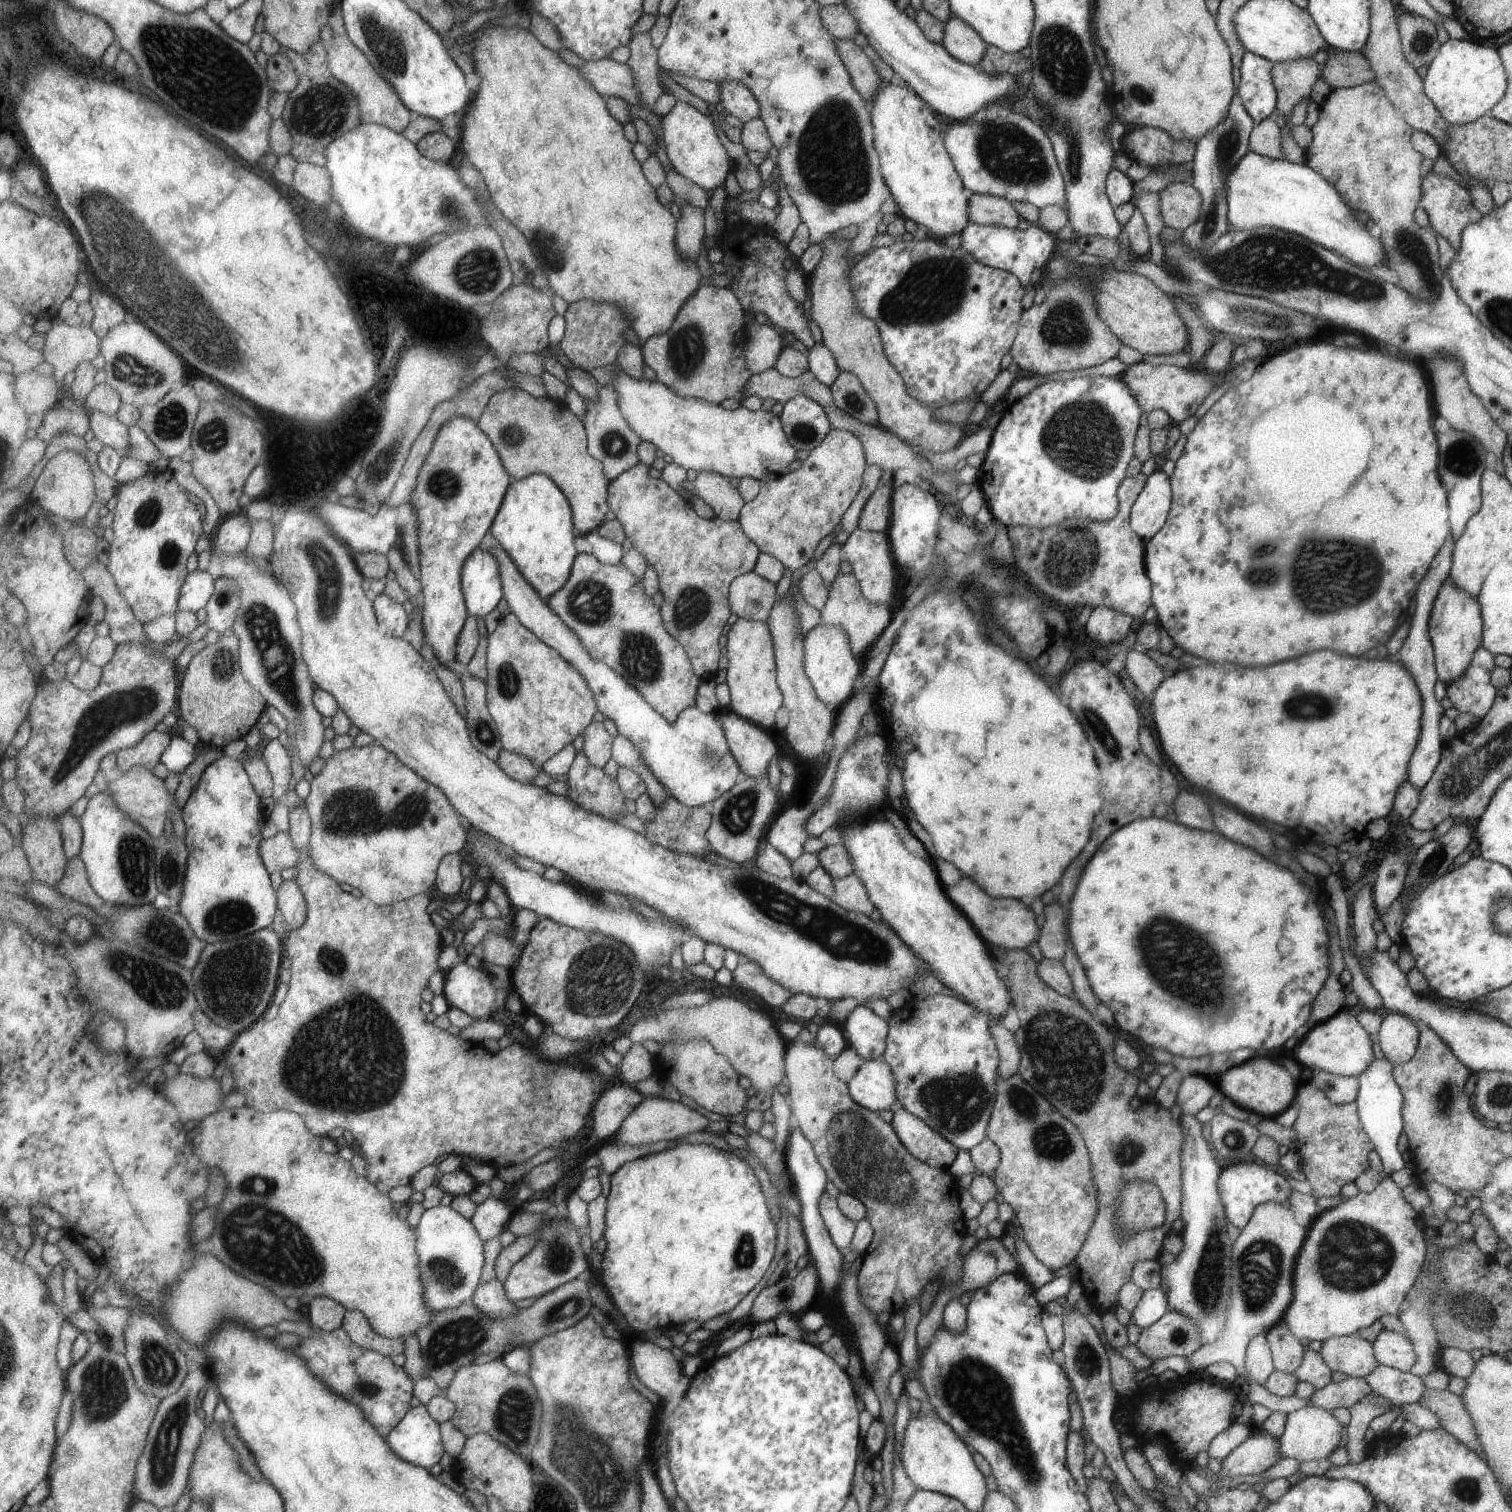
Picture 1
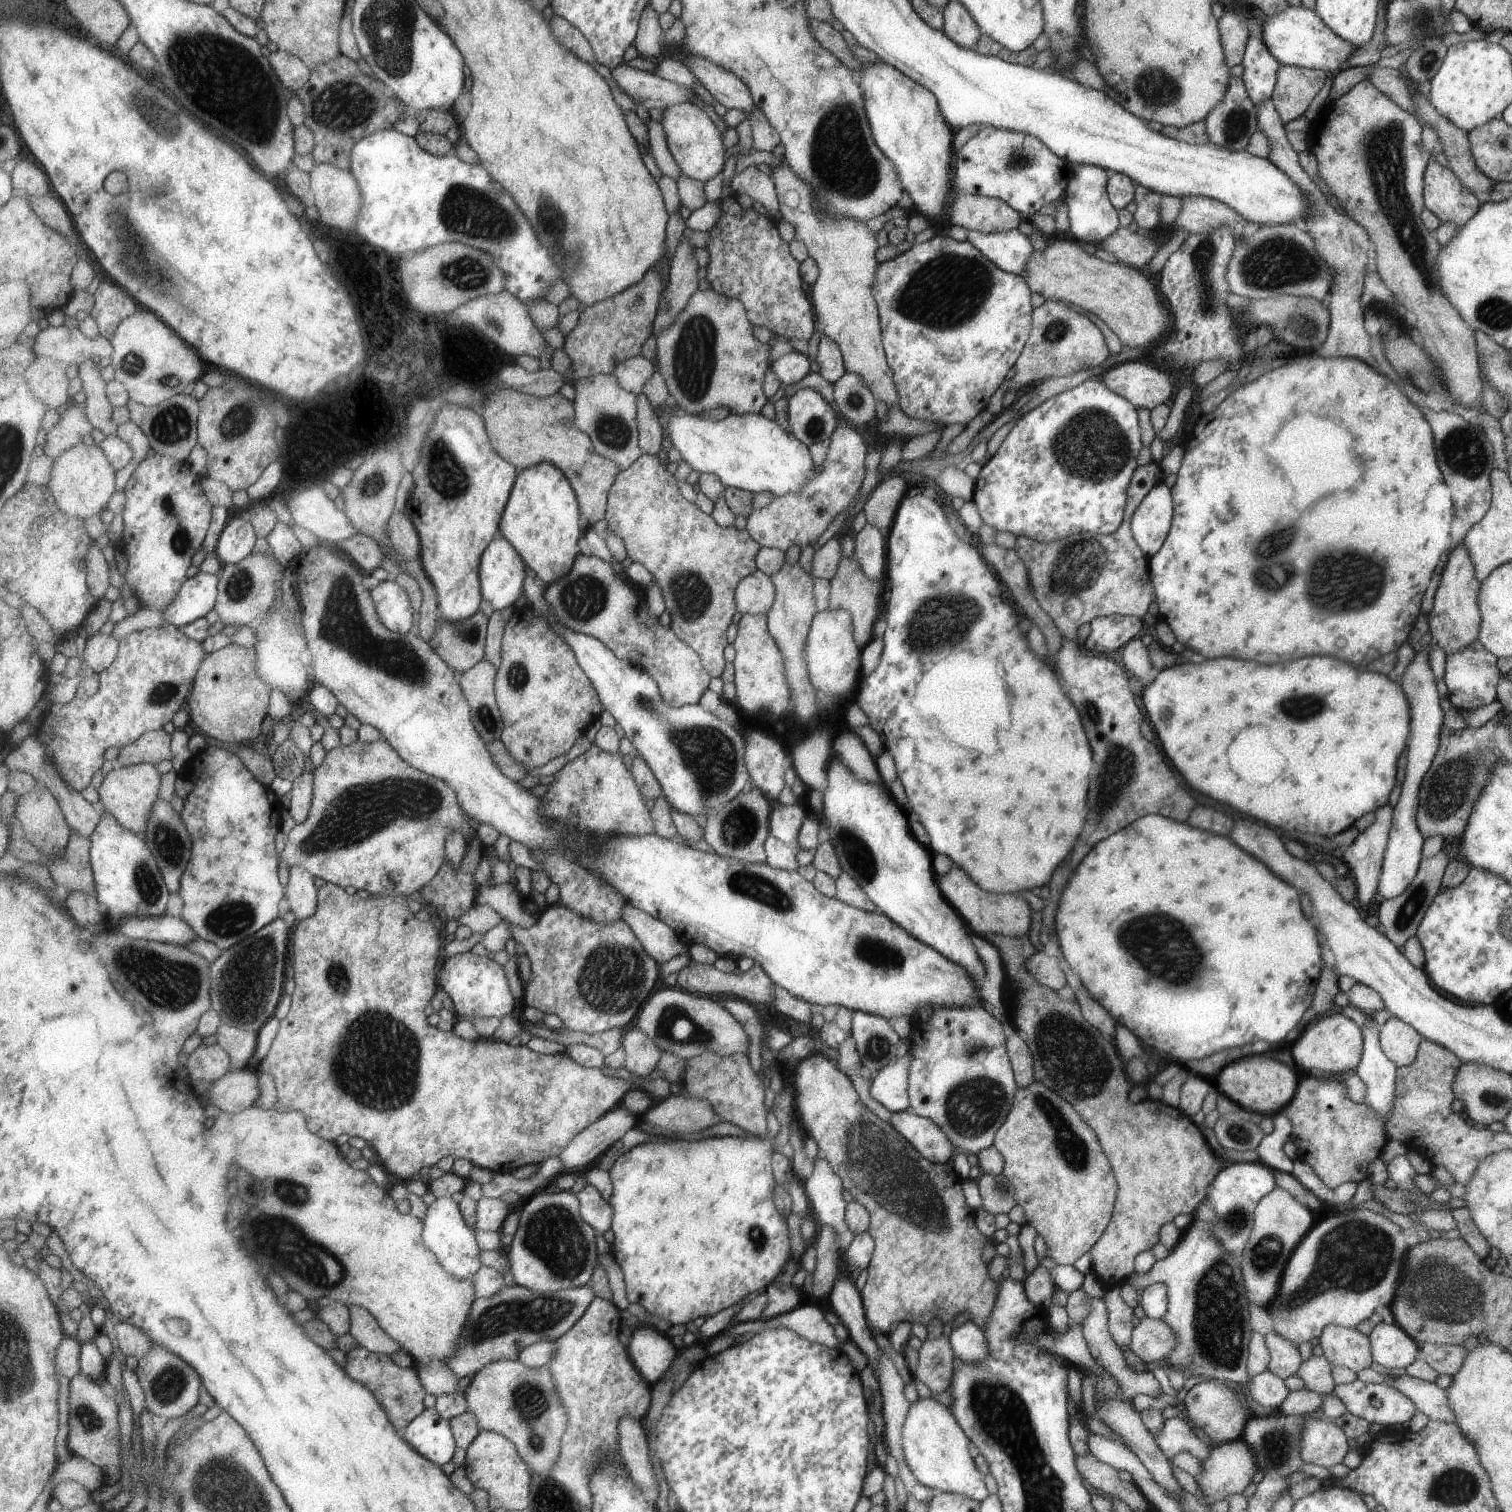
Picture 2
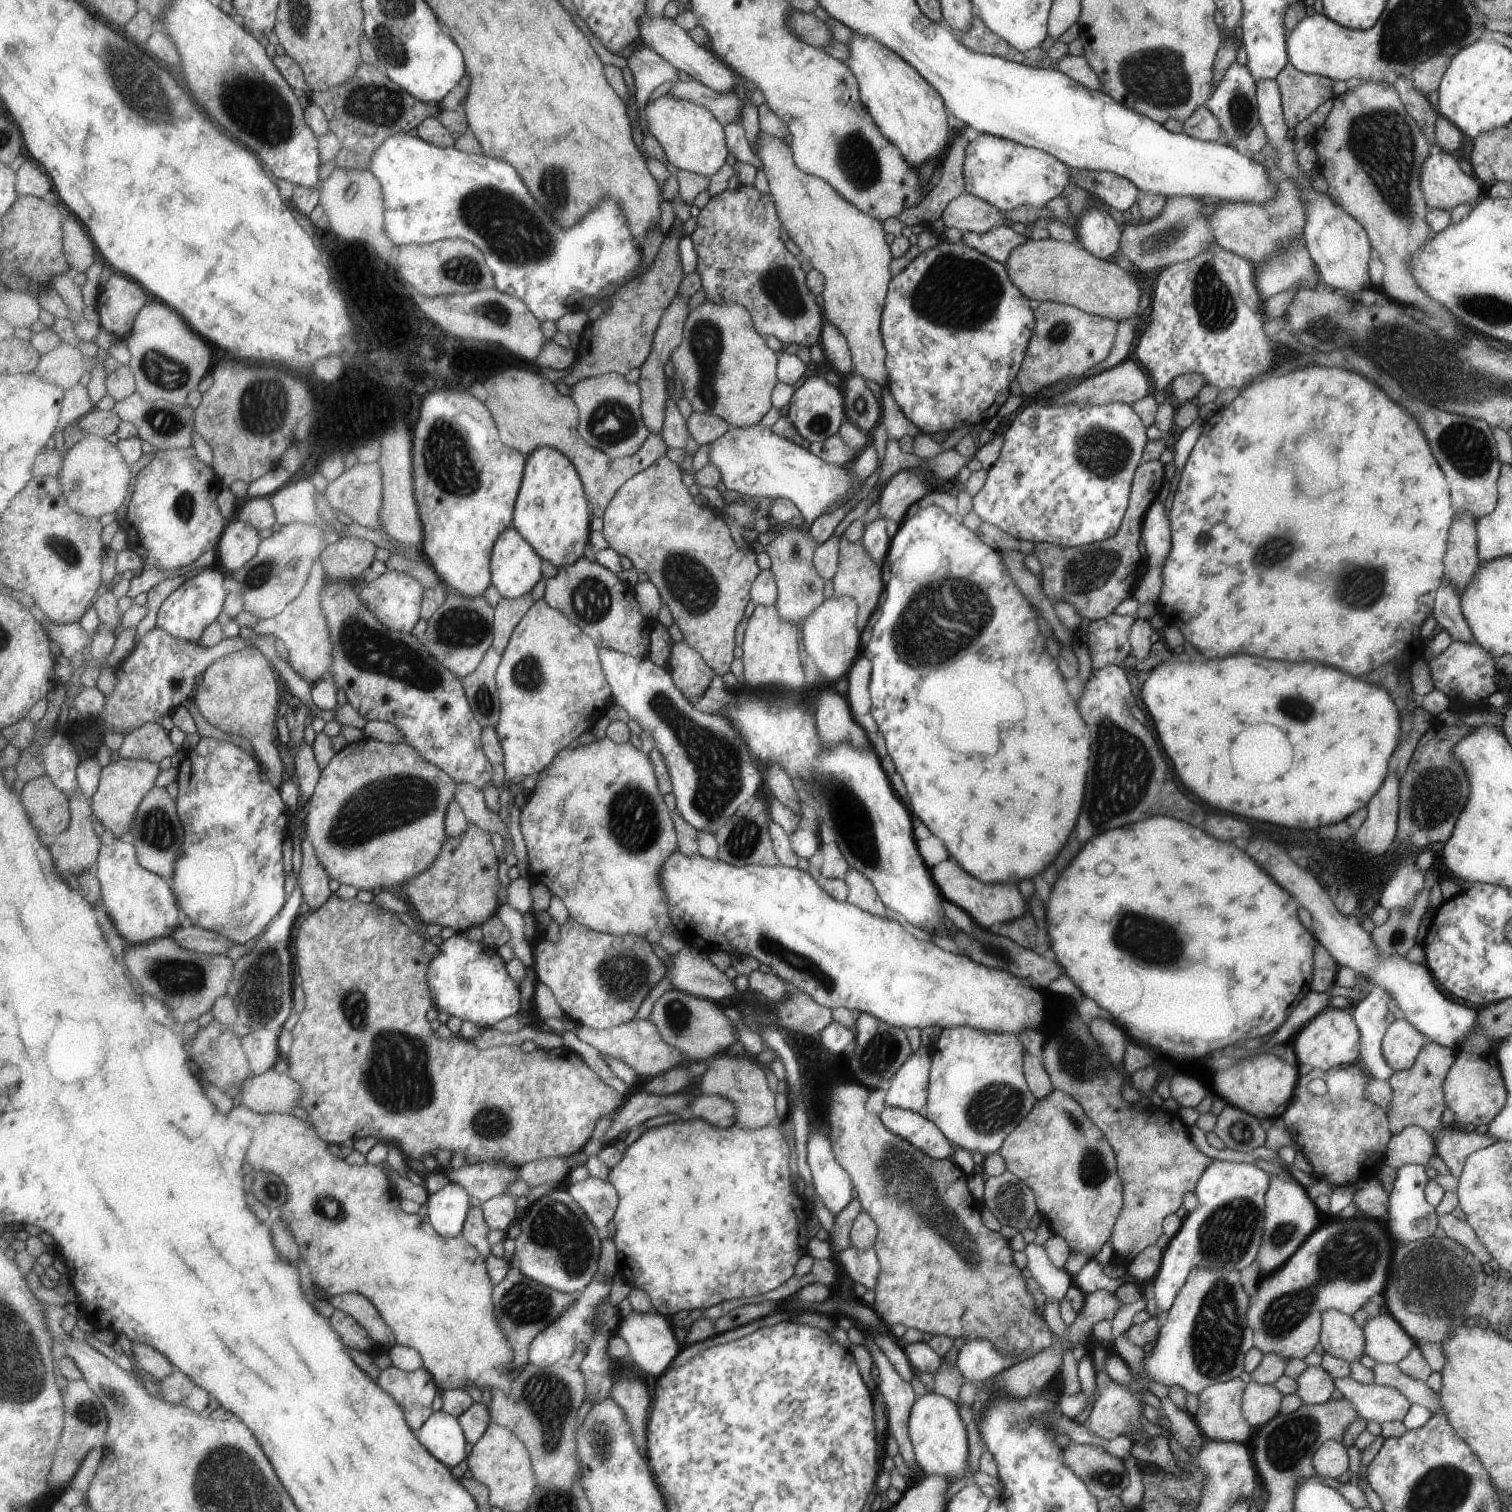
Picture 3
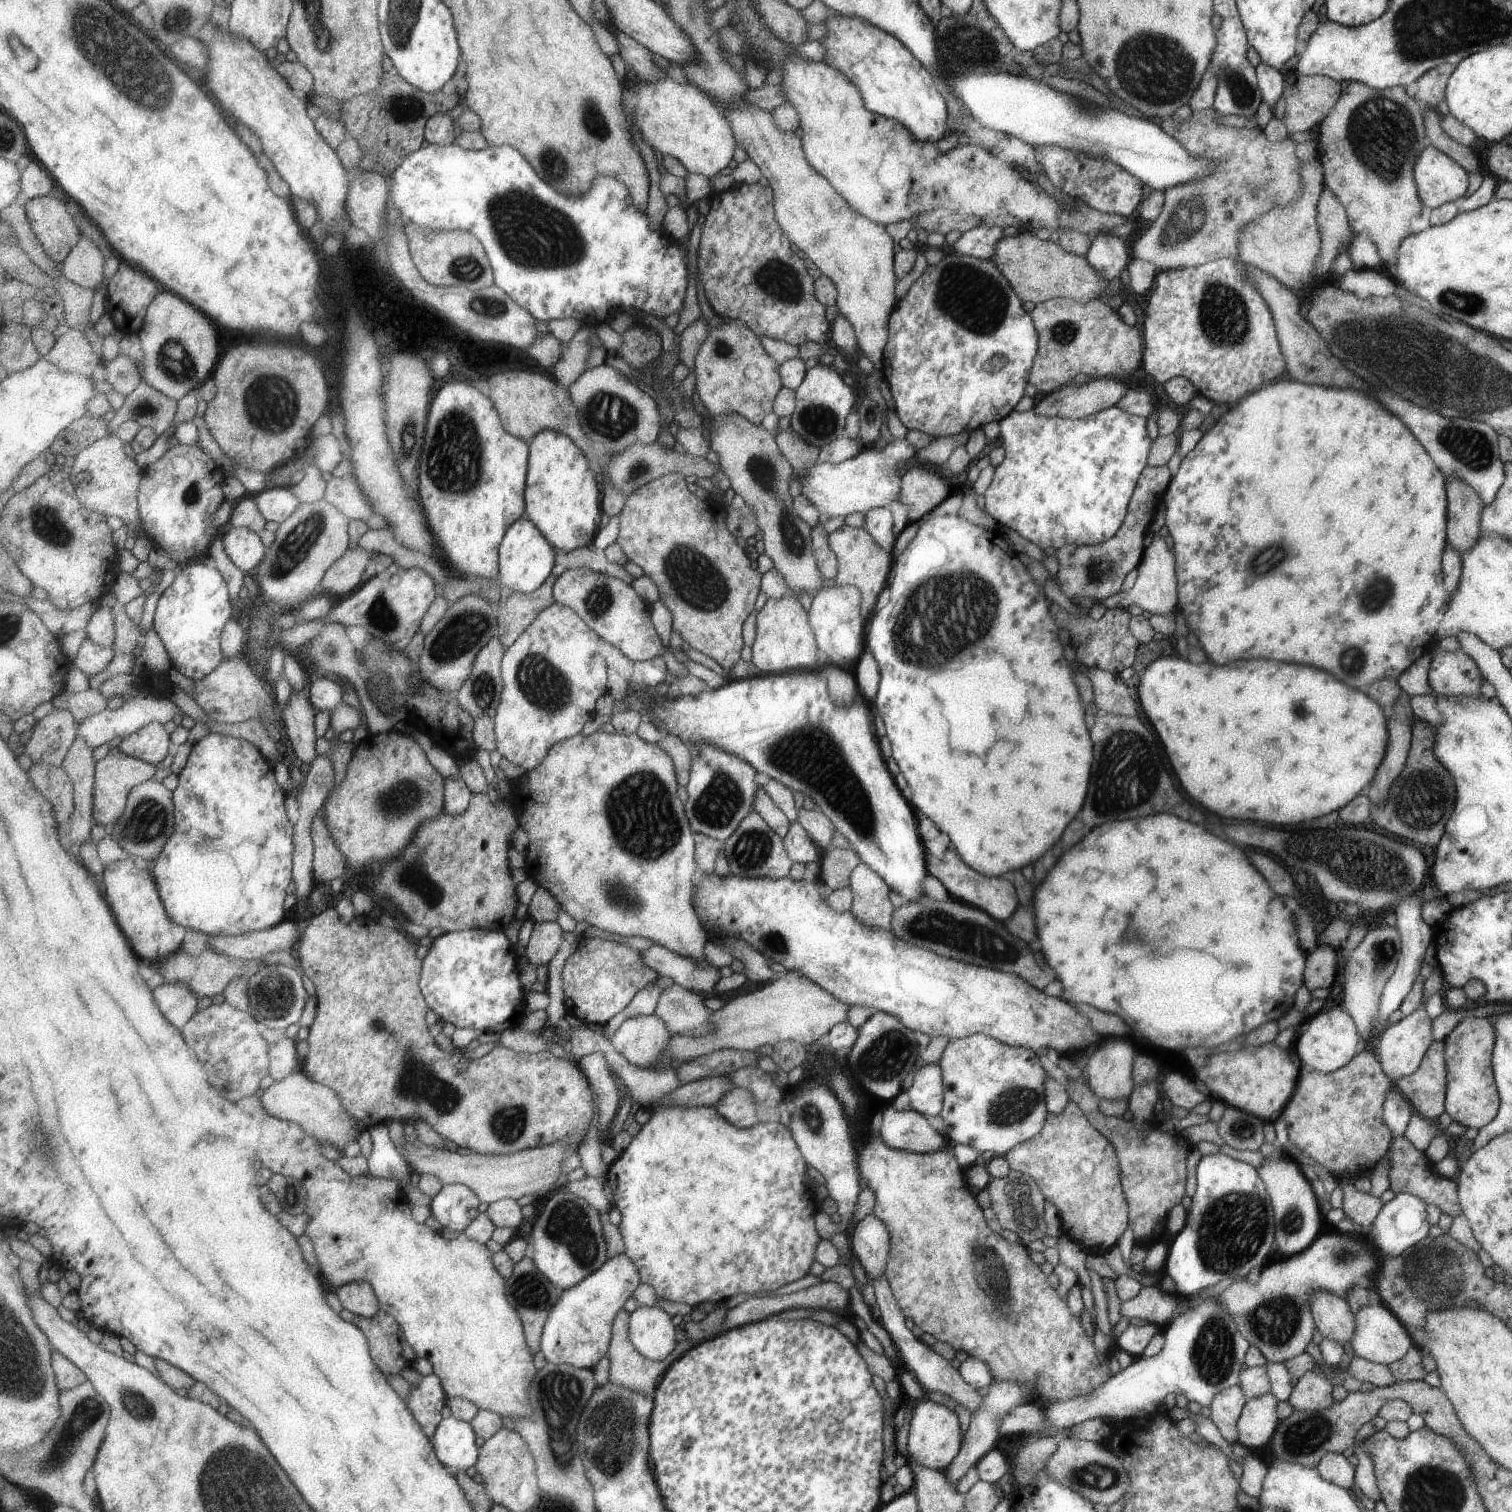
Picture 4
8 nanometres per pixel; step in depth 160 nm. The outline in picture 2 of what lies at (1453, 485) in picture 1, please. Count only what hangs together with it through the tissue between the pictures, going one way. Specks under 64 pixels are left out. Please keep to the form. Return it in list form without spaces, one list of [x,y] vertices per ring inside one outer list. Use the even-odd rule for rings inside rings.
[[[1421,407],[1421,412],[1428,419],[1432,429],[1432,438],[1435,440],[1436,461],[1441,462],[1441,472],[1444,481],[1451,488],[1452,506],[1455,508],[1455,516],[1451,520],[1452,544],[1440,558],[1439,568],[1448,552],[1459,543],[1465,536],[1465,532],[1484,517],[1491,506],[1492,489],[1490,474],[1495,467],[1492,457],[1491,443],[1484,433],[1482,425],[1478,421],[1466,419],[1463,413],[1449,409],[1433,411],[1429,407]]]

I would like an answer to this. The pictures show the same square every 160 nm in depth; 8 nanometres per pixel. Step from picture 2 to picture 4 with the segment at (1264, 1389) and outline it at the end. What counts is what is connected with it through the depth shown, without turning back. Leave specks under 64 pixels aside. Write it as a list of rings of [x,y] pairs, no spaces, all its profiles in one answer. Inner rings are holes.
[[[1267,1392],[1249,1398],[1236,1421],[1237,1443],[1252,1453],[1262,1454],[1276,1430],[1276,1396]]]

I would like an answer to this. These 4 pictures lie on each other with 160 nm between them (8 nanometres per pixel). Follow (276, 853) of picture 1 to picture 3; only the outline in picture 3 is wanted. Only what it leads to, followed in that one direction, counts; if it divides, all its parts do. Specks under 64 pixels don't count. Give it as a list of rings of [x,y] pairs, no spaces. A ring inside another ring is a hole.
[[[365,737],[359,742],[348,743],[333,757],[327,768],[322,770],[319,784],[317,784],[315,792],[307,802],[302,837],[312,838],[313,844],[316,846],[318,859],[324,864],[325,870],[328,870],[332,879],[341,884],[349,884],[358,890],[369,890],[374,893],[382,890],[391,891],[394,885],[404,884],[408,878],[424,873],[424,870],[427,870],[439,856],[445,839],[448,837],[446,814],[449,805],[455,798],[455,788],[457,788],[457,783],[453,780],[453,777],[441,767],[429,762],[417,749],[414,749],[412,744],[407,742],[385,743]]]

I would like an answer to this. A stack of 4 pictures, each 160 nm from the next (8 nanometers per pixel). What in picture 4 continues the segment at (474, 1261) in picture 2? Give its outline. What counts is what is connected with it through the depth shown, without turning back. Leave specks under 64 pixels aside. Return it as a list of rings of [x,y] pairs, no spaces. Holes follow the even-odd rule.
[[[452,1183],[445,1185],[431,1202],[431,1212],[442,1228],[461,1234],[479,1216],[478,1204],[482,1201],[469,1186]]]

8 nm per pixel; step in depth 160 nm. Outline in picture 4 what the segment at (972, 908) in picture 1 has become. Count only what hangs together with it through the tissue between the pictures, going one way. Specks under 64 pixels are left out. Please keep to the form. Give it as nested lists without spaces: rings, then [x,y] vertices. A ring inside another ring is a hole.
[[[953,850],[947,852],[941,858],[929,856],[927,863],[929,874],[945,888],[949,898],[983,910],[985,914],[989,915],[989,918],[993,918],[1001,924],[1004,924],[1015,913],[1017,907],[1016,888],[1011,886],[1007,880],[1003,880],[1001,877],[989,878],[971,870],[969,866],[963,864],[963,860]]]

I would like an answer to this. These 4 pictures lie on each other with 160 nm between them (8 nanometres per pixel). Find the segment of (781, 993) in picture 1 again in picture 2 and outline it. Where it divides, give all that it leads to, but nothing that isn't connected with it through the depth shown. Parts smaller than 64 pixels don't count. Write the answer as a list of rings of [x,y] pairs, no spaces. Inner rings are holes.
[[[689,960],[679,972],[677,987],[693,994],[723,994],[723,996],[736,996],[751,1002],[761,1002],[767,1004],[772,1002],[773,984],[770,981],[769,974],[759,964],[756,964],[751,970],[742,973],[724,973],[713,965],[695,962]]]

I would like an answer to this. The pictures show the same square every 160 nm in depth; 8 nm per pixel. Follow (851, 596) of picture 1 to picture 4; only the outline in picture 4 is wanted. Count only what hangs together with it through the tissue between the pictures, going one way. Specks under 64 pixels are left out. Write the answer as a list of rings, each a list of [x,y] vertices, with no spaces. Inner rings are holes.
[[[845,523],[841,528],[837,528],[827,536],[829,549],[837,558],[837,571],[834,577],[837,586],[855,586],[861,593],[860,617],[867,622],[869,616],[873,614],[873,606],[877,600],[877,594],[883,590],[885,586],[885,578],[888,578],[889,564],[891,564],[891,556],[885,554],[873,538],[865,532],[863,527],[853,528]]]

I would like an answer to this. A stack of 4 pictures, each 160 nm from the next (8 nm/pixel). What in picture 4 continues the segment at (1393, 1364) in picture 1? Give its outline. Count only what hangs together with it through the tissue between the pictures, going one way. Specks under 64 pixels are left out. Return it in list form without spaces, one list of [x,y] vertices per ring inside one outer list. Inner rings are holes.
[[[1378,1301],[1373,1305],[1361,1308],[1355,1318],[1356,1329],[1353,1332],[1353,1338],[1350,1340],[1350,1346],[1357,1357],[1388,1366],[1399,1358],[1404,1357],[1414,1346],[1400,1320]]]

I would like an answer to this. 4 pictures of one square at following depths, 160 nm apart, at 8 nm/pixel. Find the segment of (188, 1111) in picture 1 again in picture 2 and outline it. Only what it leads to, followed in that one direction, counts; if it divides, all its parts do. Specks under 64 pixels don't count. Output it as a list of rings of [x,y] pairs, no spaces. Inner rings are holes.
[[[256,1067],[229,1071],[208,1089],[212,1110],[243,1112],[250,1109],[259,1098],[259,1074]]]

